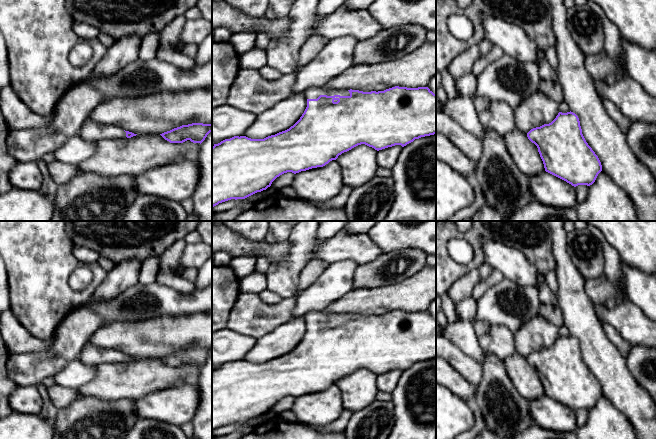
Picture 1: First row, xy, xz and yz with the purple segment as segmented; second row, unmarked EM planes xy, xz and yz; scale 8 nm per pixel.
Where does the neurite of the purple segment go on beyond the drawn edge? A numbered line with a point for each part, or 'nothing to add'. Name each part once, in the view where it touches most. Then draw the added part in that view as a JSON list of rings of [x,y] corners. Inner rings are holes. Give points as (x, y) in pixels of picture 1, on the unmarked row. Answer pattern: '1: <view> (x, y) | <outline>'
1: xz (313, 316) | [[[326,309],[319,310],[319,311],[310,311],[305,315],[306,323],[317,323],[320,319],[327,319],[327,320],[350,320],[348,314],[339,314],[339,313],[328,313]]]

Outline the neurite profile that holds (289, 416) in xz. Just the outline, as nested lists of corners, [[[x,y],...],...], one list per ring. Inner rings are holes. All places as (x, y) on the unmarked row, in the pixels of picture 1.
[[[284,411],[280,415],[280,418],[283,419],[284,421],[288,422],[299,422],[298,418],[296,415],[291,411]]]

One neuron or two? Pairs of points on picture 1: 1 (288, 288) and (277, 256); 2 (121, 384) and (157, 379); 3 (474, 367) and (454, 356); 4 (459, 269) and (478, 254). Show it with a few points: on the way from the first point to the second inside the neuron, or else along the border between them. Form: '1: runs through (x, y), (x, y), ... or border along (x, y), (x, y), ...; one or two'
1: border along (288, 240), (288, 254), (276, 264), (270, 265); two
2: runs through (130, 380), (148, 379); one
3: runs through (469, 367), (459, 361); one
4: runs through (464, 269), (476, 259); one

